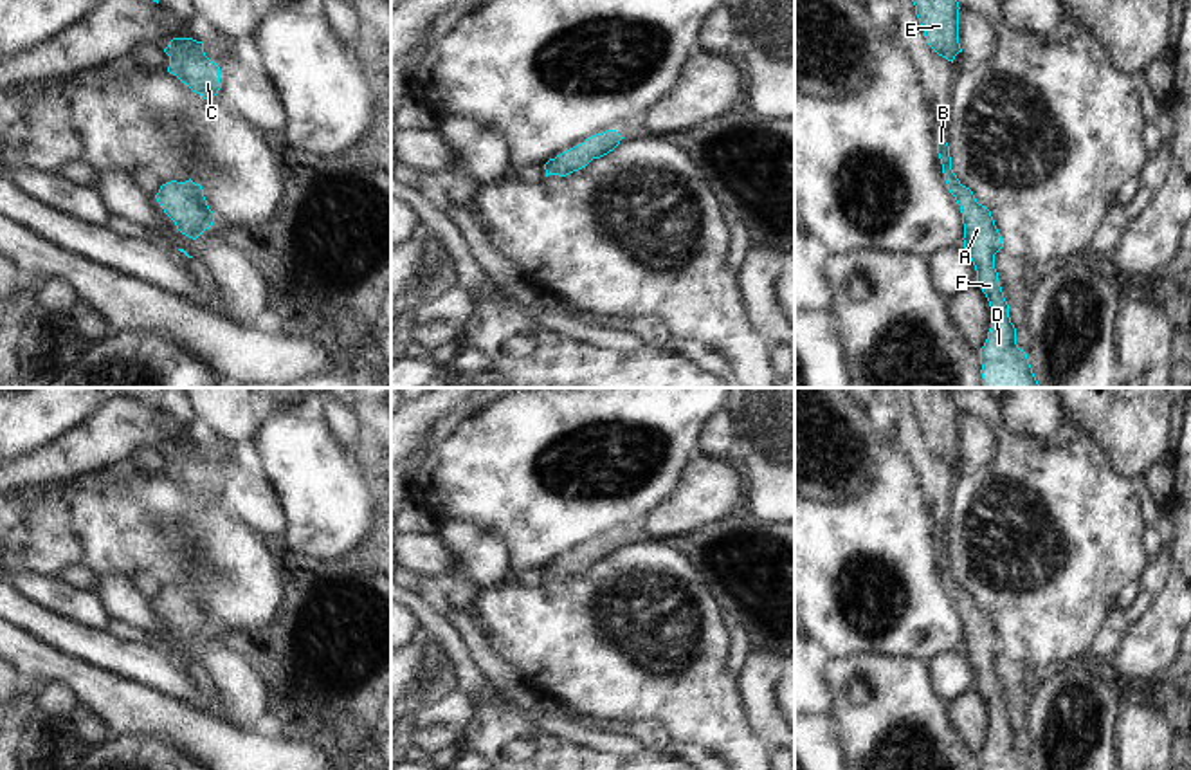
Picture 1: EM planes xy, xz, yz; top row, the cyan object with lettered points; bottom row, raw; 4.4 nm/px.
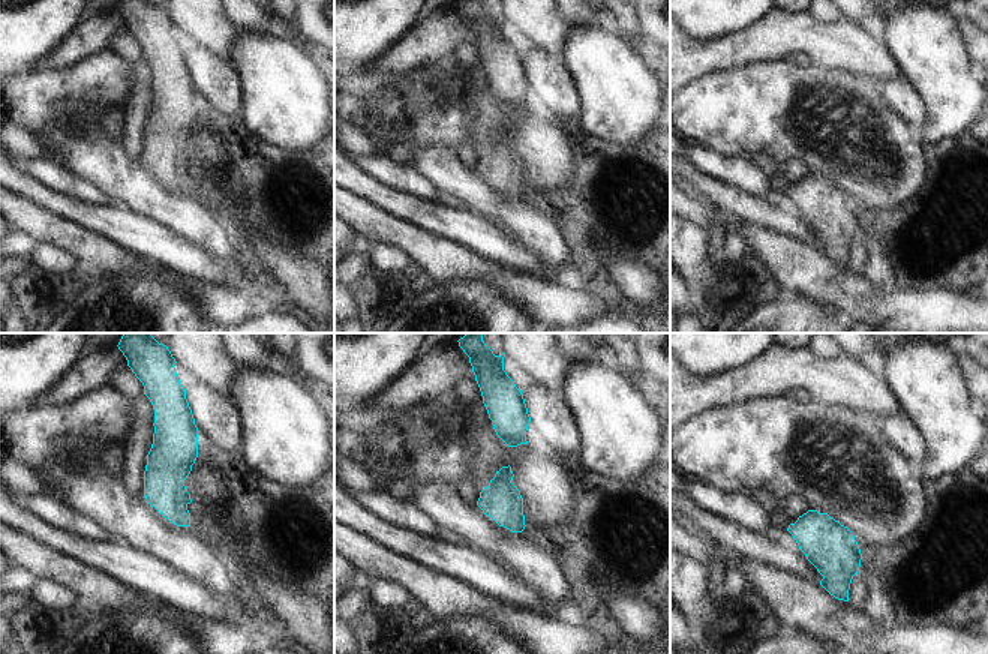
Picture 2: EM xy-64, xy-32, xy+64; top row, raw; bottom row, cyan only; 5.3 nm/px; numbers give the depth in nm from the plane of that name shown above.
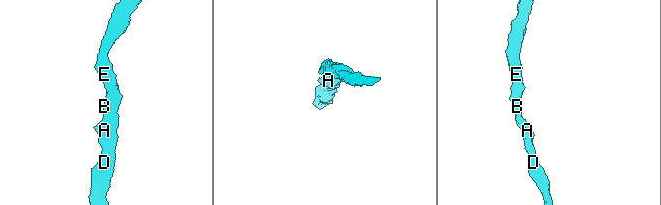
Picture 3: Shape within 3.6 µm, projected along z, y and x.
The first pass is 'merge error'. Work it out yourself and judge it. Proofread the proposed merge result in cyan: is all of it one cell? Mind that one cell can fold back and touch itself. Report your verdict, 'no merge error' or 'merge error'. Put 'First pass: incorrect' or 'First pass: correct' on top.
First pass: incorrect
no merge error

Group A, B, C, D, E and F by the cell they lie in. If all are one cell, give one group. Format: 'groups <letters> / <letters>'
groups A B C D E F

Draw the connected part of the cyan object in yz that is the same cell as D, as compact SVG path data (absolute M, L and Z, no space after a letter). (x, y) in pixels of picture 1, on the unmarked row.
M939 534L937 557L948 593L960 610L964 628L964 653L975 669L977 689L982 692L991 710L991 732L984 750L980 752L980 768L1031 770L1027 757L1016 748L1016 732L1011 727L1009 709L1004 701L998 676L995 673L995 658L1004 651L1004 647L991 615L978 608L973 595L962 590L953 577L950 550Z

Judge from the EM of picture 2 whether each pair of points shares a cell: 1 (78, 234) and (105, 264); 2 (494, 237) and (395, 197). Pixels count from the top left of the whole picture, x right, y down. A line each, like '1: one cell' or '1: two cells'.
1: one cell
2: one cell

